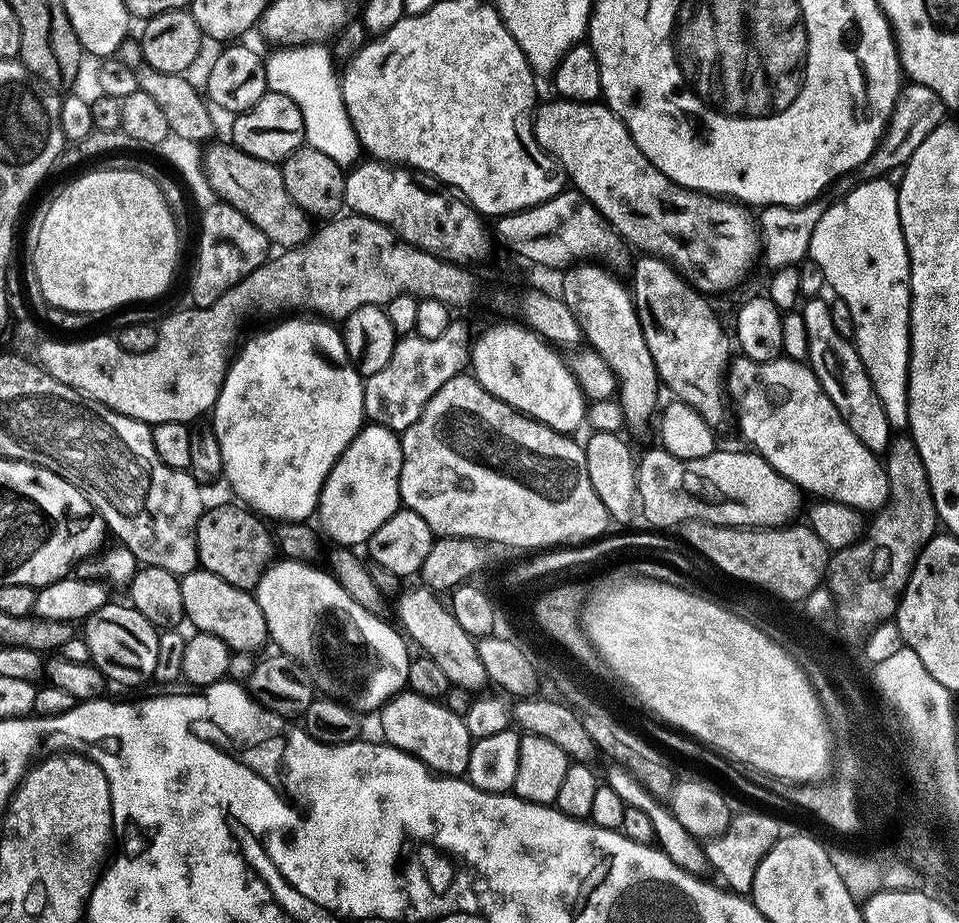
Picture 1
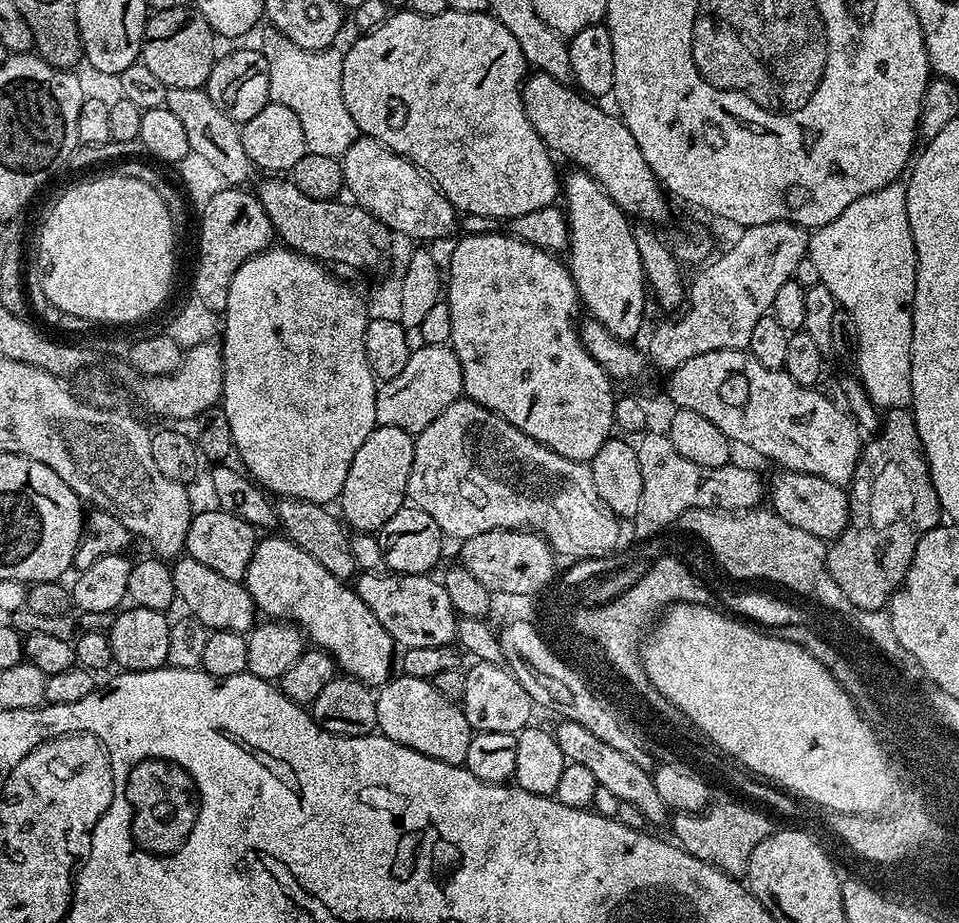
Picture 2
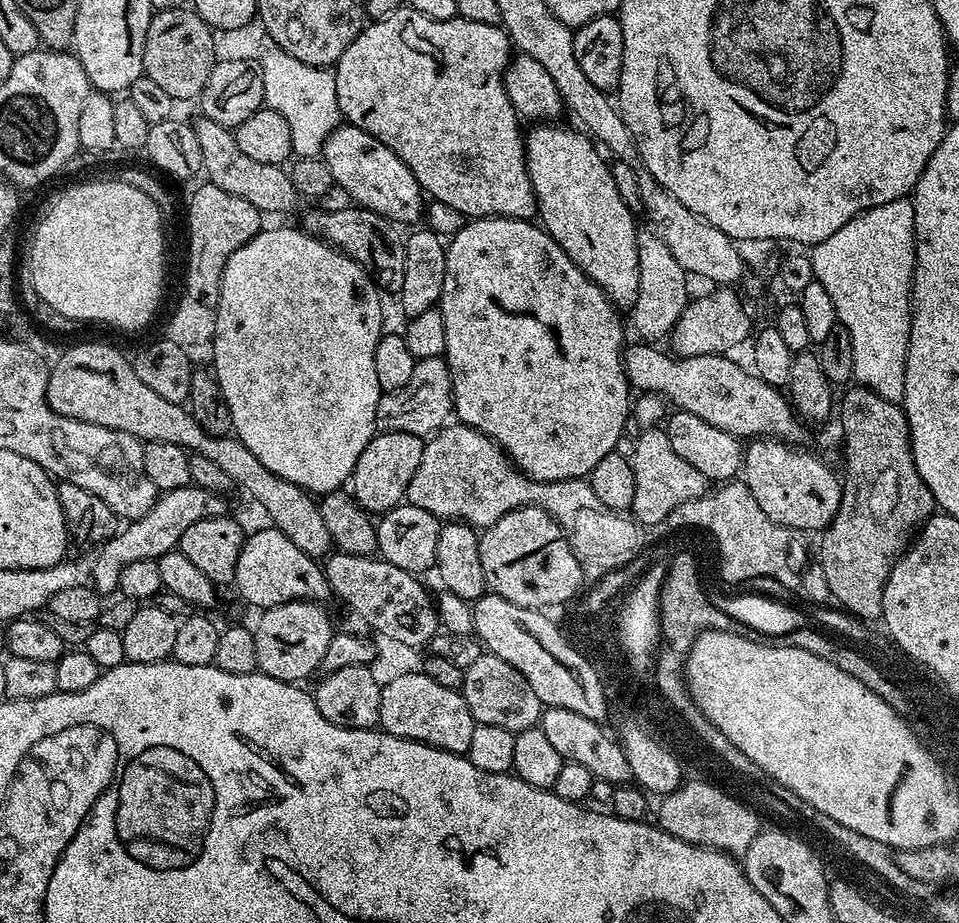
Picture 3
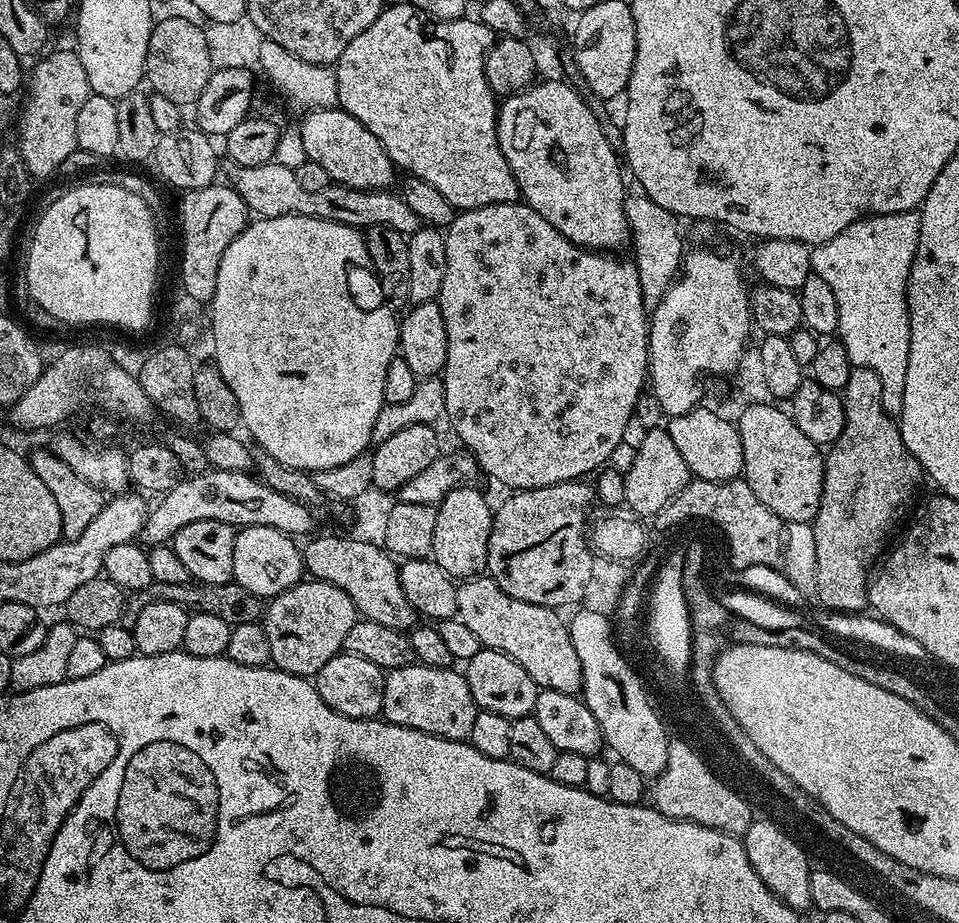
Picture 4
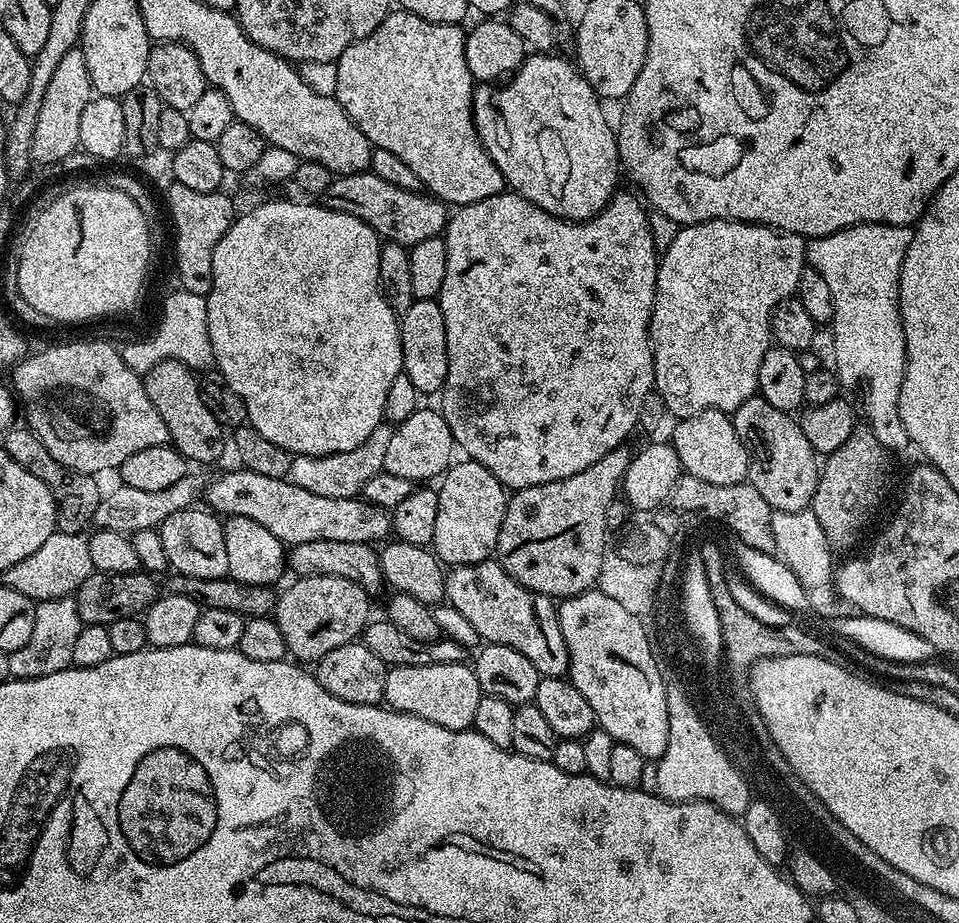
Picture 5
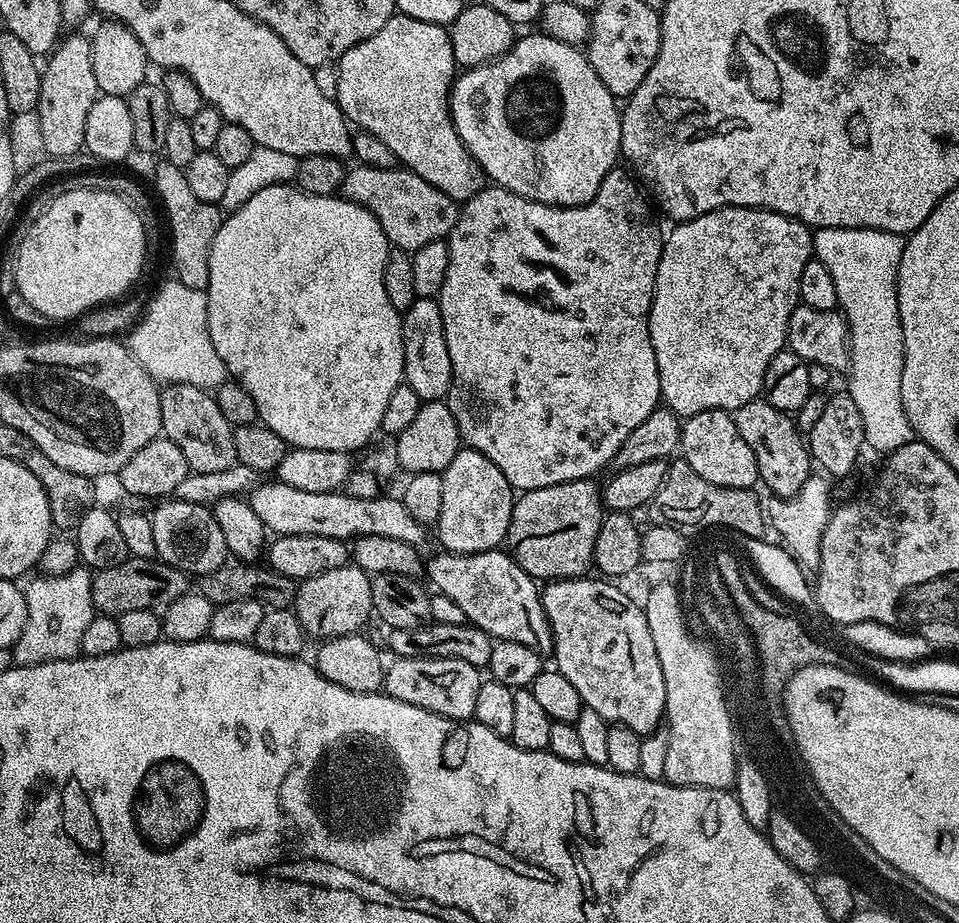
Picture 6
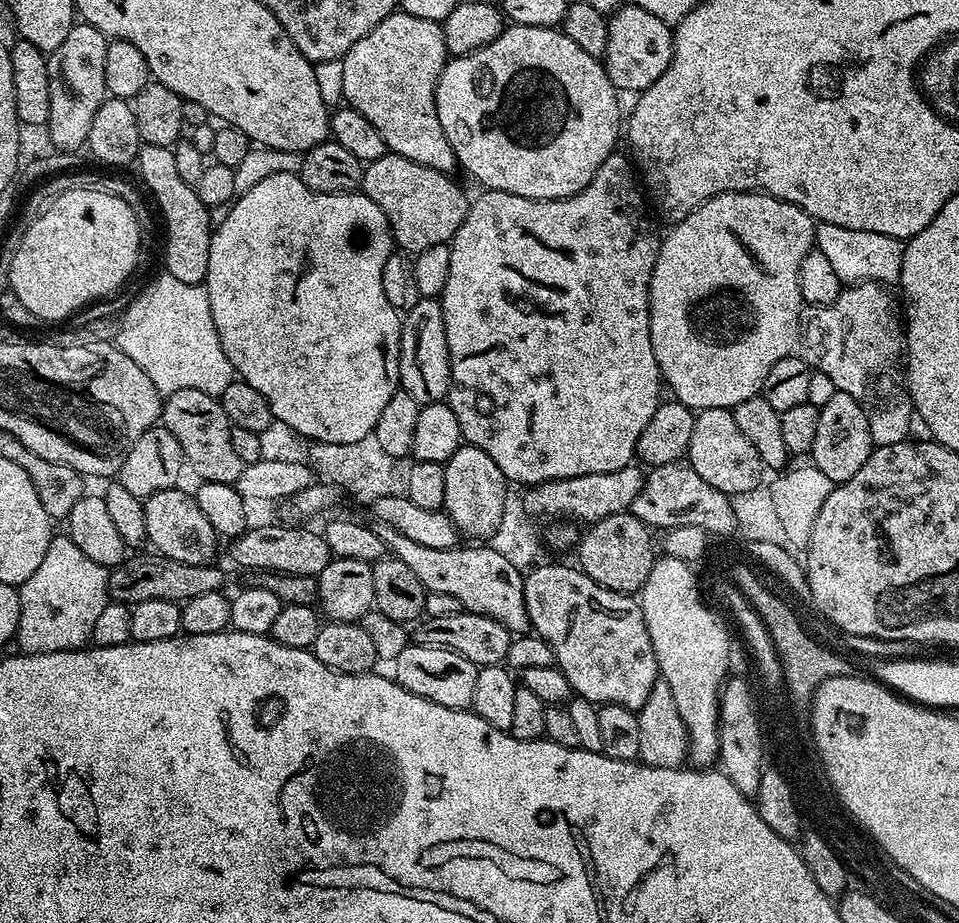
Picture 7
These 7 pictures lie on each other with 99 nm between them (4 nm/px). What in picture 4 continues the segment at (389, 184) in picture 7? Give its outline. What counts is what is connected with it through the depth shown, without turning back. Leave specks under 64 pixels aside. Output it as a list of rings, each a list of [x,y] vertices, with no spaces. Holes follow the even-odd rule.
[[[275,162],[262,166],[233,167],[230,186],[236,195],[246,202],[249,213],[260,218],[278,218],[279,216],[305,216],[322,218],[330,222],[342,222],[351,228],[367,230],[374,226],[386,226],[398,230],[409,237],[422,221],[410,206],[395,191],[371,188],[358,190],[345,184],[330,182],[322,190],[302,190],[296,177],[296,169],[287,168]]]

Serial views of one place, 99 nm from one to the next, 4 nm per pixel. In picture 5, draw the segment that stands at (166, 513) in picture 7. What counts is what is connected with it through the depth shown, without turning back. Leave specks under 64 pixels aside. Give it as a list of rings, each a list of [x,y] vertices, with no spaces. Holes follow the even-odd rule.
[[[193,506],[170,514],[158,529],[162,550],[166,550],[168,567],[173,573],[190,578],[222,579],[228,576],[226,534],[221,517],[204,506]]]

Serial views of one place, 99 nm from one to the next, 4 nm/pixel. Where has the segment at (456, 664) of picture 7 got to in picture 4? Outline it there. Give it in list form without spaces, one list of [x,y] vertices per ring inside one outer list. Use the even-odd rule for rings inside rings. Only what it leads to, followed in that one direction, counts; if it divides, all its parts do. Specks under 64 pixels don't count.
[[[419,662],[391,669],[384,677],[383,719],[438,738],[467,741],[478,709],[474,694],[470,694],[467,675],[456,671],[455,667],[435,668]]]

